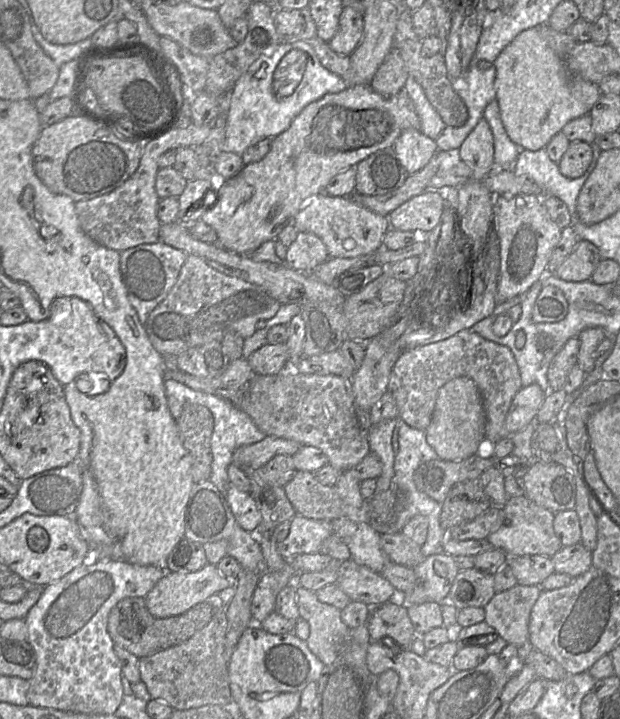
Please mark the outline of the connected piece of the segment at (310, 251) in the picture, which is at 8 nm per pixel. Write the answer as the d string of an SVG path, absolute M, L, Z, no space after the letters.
M298 232L296 239L287 247L285 264L299 272L309 273L317 266L325 262L329 254L322 240L310 232Z

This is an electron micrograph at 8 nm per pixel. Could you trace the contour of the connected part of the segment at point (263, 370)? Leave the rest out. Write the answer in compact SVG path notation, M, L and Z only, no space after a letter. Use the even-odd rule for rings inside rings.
M265 344L254 351L247 358L247 362L256 374L279 374L289 368L289 350L287 344Z

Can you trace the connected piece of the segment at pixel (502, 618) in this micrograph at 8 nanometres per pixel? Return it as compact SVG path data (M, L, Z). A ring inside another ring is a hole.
M517 584L495 593L484 606L484 621L508 644L526 645L529 642L530 613L541 591L539 585Z

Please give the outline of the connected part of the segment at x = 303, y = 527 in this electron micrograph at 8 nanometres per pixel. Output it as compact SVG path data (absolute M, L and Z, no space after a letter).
M295 514L290 520L289 534L277 544L278 552L287 561L299 554L319 552L324 540L333 534L331 521Z

